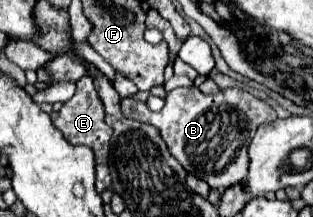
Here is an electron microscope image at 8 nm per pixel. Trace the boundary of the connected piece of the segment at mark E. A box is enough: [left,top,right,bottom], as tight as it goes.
[54,77,112,191]

